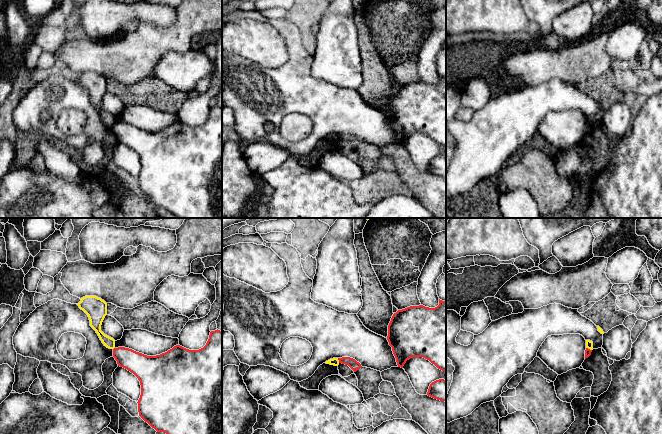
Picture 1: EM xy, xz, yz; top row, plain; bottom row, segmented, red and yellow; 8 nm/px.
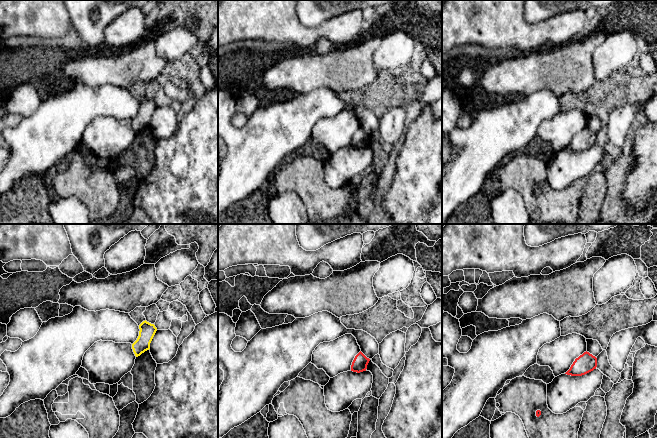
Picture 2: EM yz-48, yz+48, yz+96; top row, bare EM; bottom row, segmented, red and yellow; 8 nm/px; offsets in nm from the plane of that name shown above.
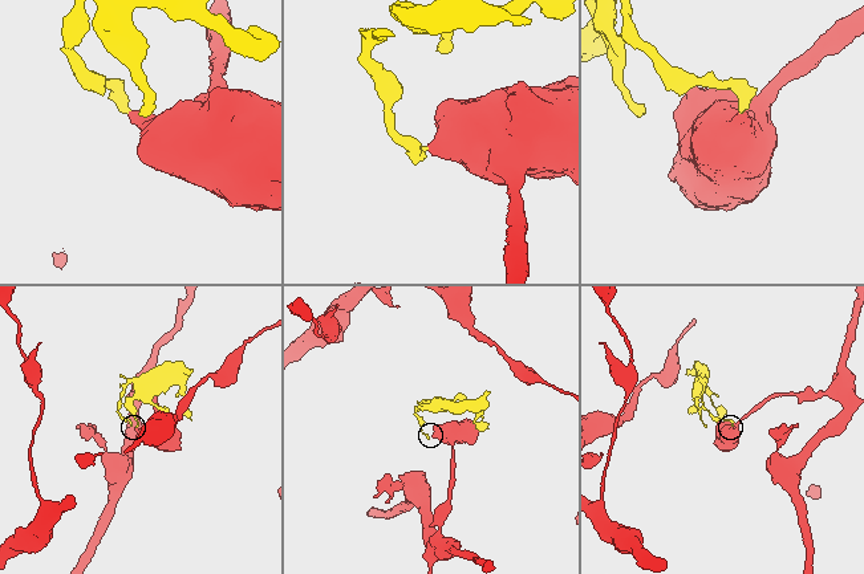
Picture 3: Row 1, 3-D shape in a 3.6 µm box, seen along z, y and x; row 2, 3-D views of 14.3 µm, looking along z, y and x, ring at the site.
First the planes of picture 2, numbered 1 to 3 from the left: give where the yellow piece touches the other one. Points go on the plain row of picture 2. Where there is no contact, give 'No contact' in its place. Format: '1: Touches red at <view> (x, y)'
1: No contact
2: No contact
3: No contact

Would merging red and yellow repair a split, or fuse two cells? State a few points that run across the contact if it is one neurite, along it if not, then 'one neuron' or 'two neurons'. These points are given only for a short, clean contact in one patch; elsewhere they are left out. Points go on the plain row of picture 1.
line xz (337, 134), (339, 138); two neurons

